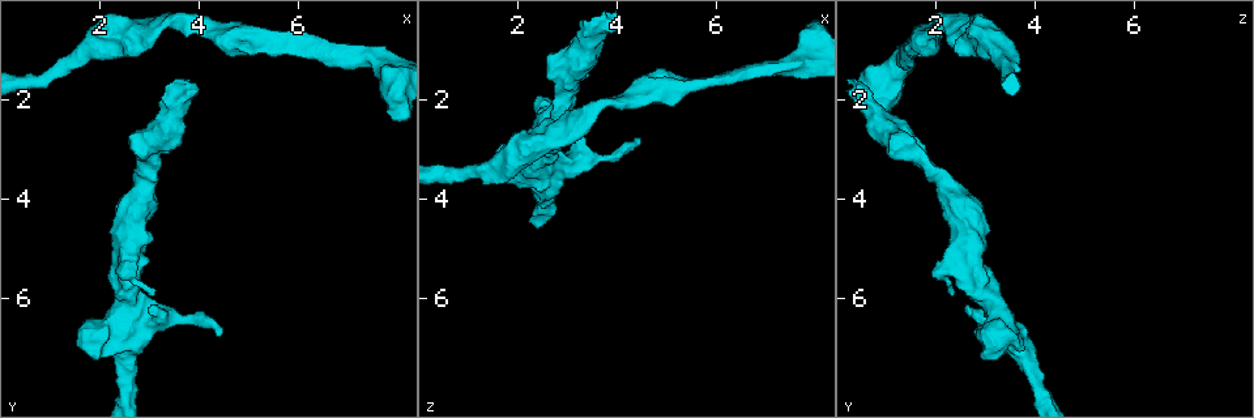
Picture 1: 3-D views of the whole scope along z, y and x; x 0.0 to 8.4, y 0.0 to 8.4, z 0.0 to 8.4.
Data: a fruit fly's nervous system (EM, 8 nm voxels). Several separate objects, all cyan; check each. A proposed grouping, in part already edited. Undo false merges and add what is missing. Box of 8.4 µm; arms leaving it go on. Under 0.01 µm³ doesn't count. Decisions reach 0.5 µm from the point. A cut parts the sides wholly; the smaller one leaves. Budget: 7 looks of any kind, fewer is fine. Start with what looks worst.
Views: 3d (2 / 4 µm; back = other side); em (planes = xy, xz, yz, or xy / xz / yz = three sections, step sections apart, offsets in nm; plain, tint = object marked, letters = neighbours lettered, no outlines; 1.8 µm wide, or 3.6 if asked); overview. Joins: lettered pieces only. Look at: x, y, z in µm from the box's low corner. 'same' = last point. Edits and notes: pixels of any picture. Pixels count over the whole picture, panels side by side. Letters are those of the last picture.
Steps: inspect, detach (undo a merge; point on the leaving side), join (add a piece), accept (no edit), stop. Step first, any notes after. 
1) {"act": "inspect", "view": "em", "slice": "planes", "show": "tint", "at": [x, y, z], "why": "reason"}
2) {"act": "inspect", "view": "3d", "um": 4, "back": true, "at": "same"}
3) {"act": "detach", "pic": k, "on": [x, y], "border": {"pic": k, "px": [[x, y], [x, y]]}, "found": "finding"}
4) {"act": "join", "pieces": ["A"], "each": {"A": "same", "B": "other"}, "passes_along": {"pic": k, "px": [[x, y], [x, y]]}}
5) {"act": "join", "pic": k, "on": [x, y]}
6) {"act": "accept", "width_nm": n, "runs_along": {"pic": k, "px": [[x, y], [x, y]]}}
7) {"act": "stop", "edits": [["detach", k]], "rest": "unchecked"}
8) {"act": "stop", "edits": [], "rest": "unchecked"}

{"act": "inspect", "view": "em", "slice": "xy", "step": 4, "show": "plain", "at": [2.45, 5.60, 1.95], "why": "free end"}

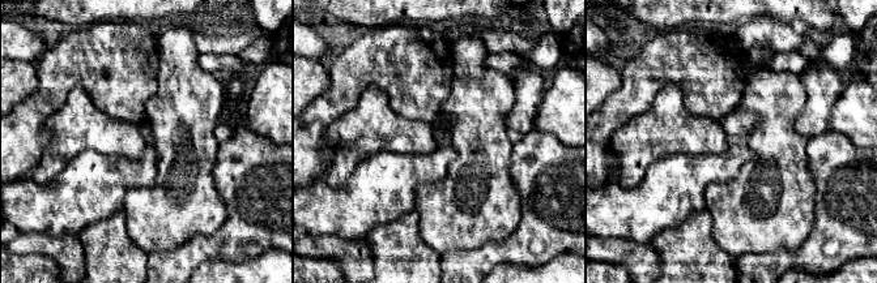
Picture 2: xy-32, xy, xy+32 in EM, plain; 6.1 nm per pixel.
{"act": "inspect", "view": "em", "slice": "xy", "step": 4, "show": "letters", "at": "same"}

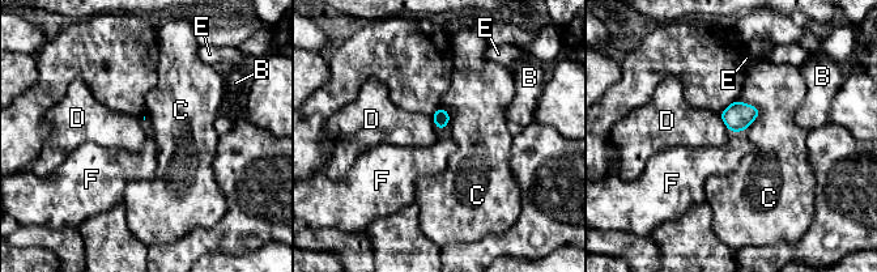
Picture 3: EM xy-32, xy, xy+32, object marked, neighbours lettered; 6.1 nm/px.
{"act": "accept", "each": {"B": "other", "C": "other", "D": "other", "E": "other", "F": "other"}, "border": {"pic": 3, "px": [[731, 131], [743, 132]]}, "found": "none of them fits"}

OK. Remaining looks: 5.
{"act": "inspect", "view": "em", "slice": "planes", "show": "letters", "at": [4.45, 6.70, 2.85], "why": "free end"}

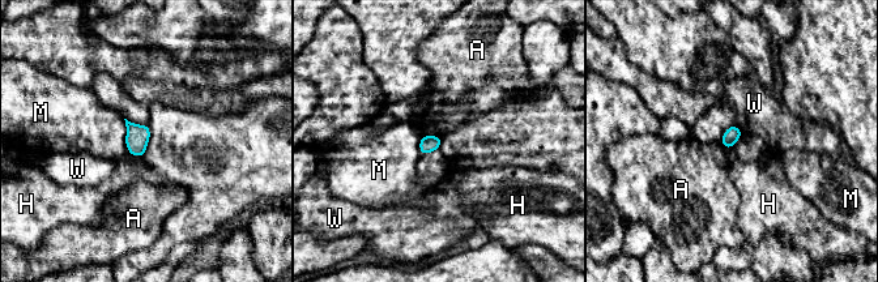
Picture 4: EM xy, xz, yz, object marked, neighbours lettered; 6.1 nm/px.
{"act": "accept", "width_nm": 100, "each": {"A": "other", "H": "other", "M": "other", "W": "other"}, "border": {"pic": 4, "px": [[422, 135], [438, 135], [440, 137]]}, "found": "no lettered piece goes on from it"}

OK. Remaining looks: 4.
{"act": "inspect", "view": "3d", "um": 2, "at": [3.00, 0.85, 2.20], "why": "an open end"}

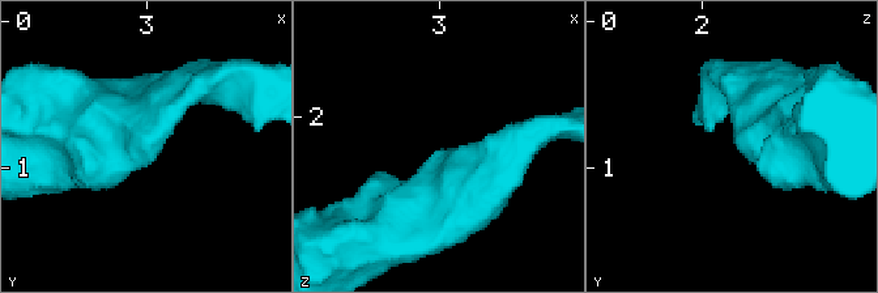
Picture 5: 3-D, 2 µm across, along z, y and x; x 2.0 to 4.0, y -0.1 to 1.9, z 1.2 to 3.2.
{"act": "inspect", "view": "em", "slice": "planes", "show": "letters", "at": [3.04, 0.84, 2.22], "why": "need the tissue"}

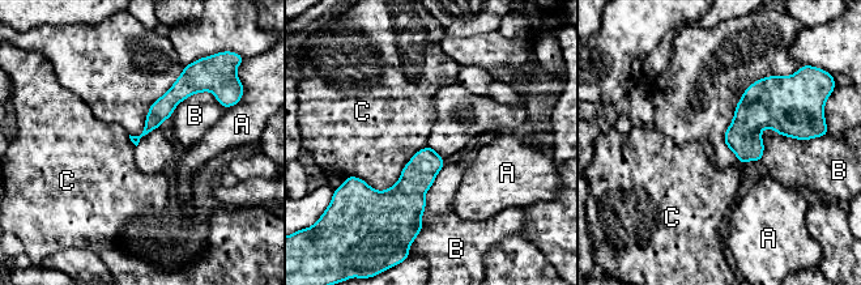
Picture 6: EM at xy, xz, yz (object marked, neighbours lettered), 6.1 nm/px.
{"act": "accept", "each": {"A": "other", "B": "other", "C": "other"}, "border": {"pic": 6, "px": [[429, 145], [384, 190], [346, 177]]}, "found": "none of them fits"}

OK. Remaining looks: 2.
{"act": "stop", "edits": [], "rest": "unchecked"}

